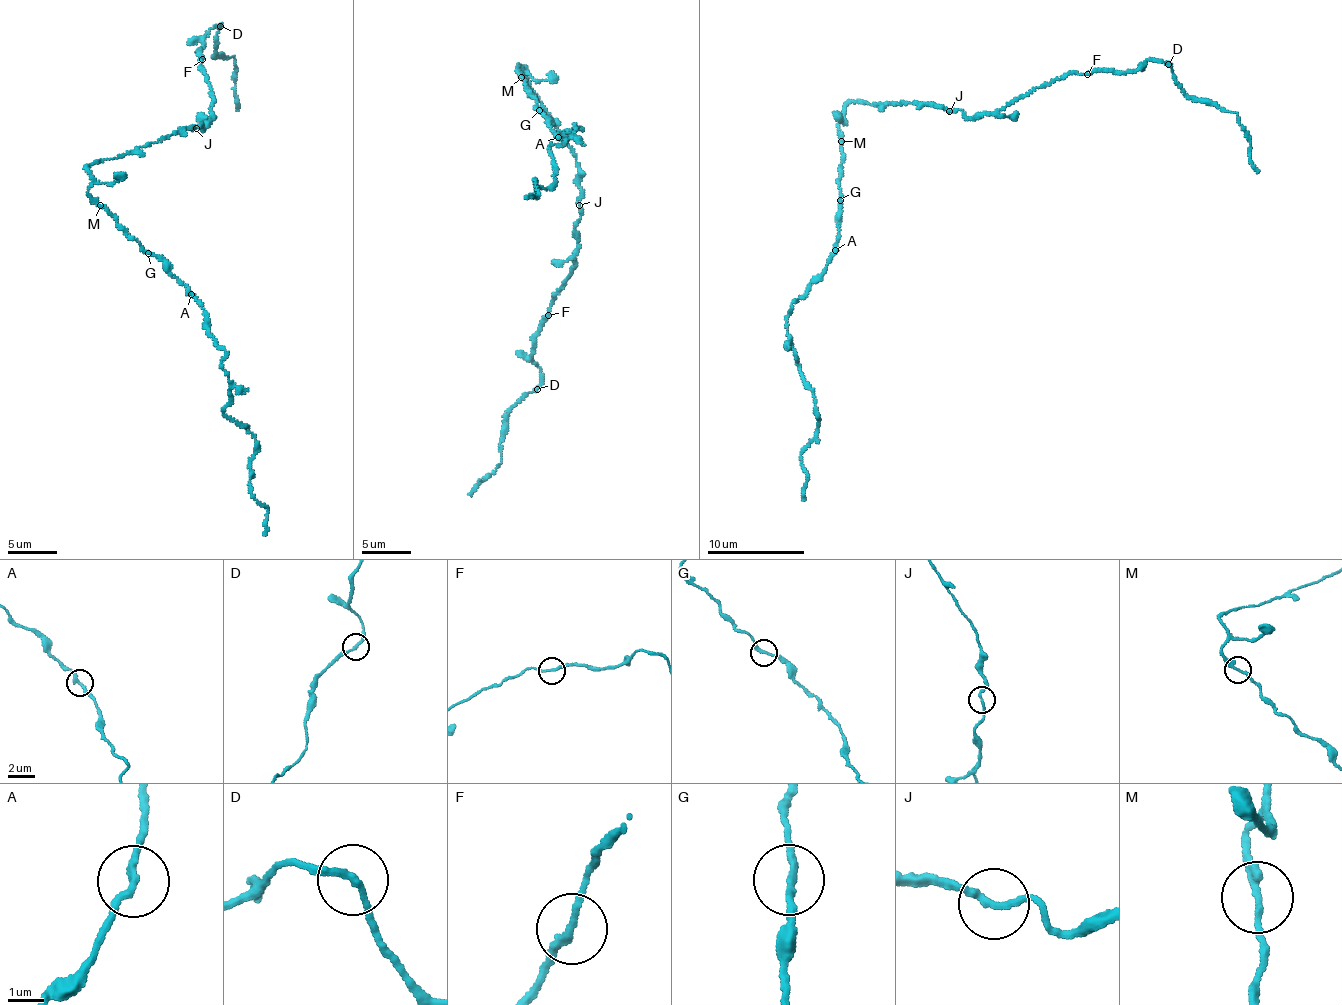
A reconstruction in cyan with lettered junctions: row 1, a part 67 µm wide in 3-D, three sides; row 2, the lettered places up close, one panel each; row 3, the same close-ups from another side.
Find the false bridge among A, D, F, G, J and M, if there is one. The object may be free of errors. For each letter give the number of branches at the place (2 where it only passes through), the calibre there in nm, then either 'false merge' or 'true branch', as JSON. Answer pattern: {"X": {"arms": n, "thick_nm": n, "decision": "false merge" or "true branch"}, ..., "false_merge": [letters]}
{"A": {"arms": 2, "thick_nm": 200, "decision": "true branch"}, "D": {"arms": 2, "thick_nm": 190, "decision": "true branch"}, "F": {"arms": 2, "thick_nm": 200, "decision": "true branch"}, "G": {"arms": 2, "thick_nm": 200, "decision": "true branch"}, "J": {"arms": 2, "thick_nm": 180, "decision": "true branch"}, "M": {"arms": 2, "thick_nm": 200, "decision": "true branch"}, "false_merge": []}

